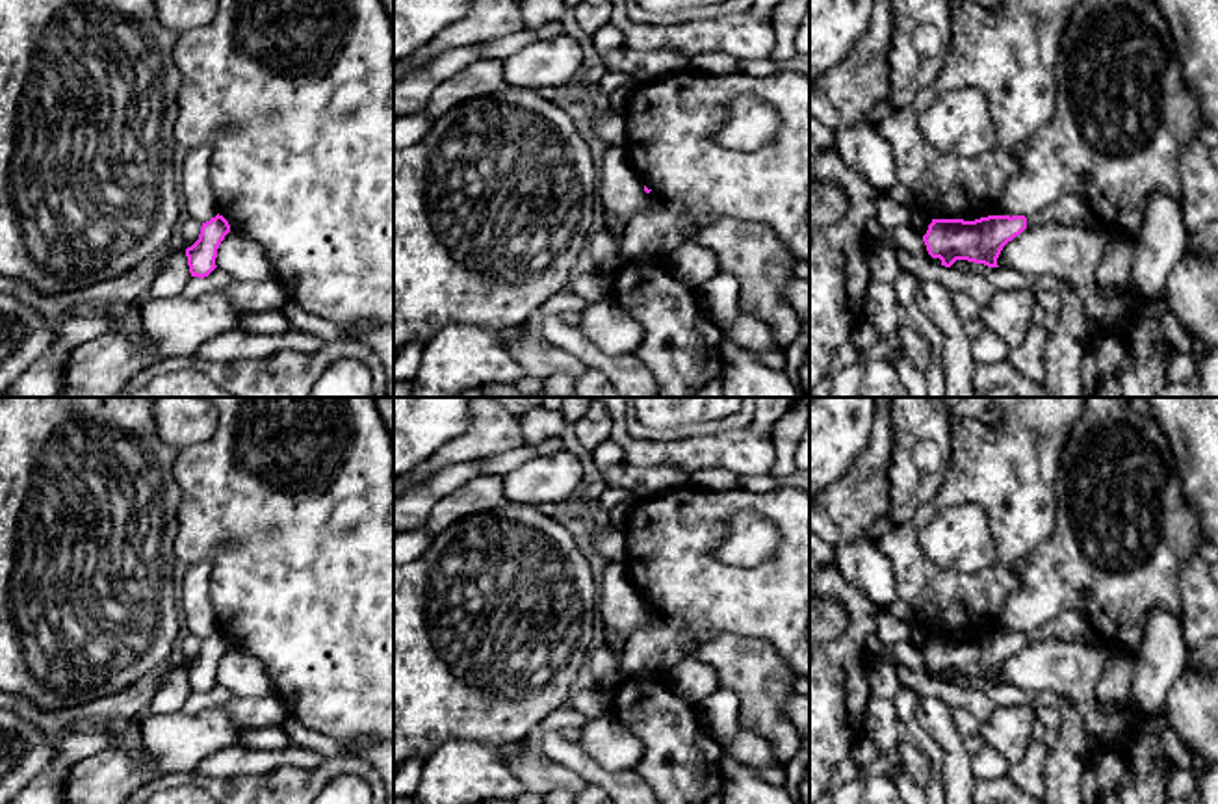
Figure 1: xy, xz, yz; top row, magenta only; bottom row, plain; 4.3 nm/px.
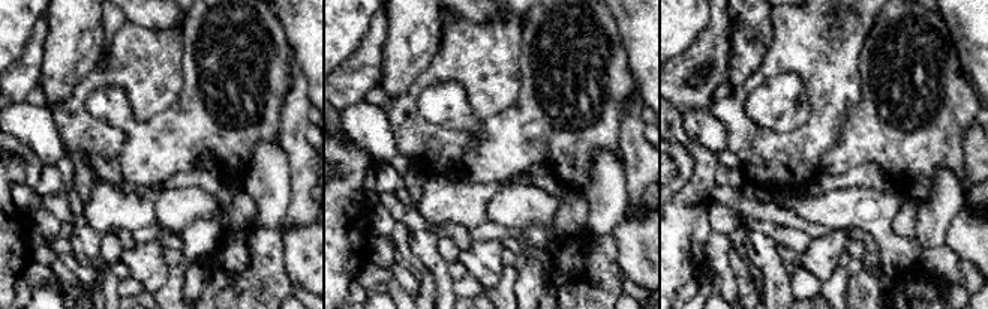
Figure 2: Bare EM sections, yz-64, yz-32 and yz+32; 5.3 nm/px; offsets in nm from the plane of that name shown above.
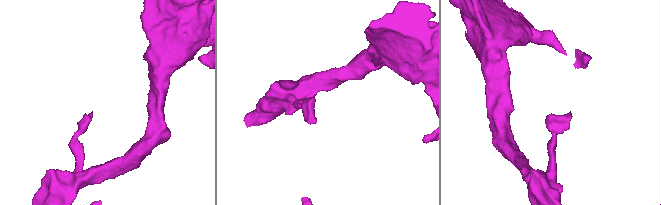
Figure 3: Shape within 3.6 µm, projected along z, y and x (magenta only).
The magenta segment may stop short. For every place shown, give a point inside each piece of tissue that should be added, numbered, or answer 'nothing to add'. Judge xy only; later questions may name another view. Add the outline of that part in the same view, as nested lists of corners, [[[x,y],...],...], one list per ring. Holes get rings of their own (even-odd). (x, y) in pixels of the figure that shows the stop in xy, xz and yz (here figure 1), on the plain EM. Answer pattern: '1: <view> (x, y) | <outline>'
nothing to add

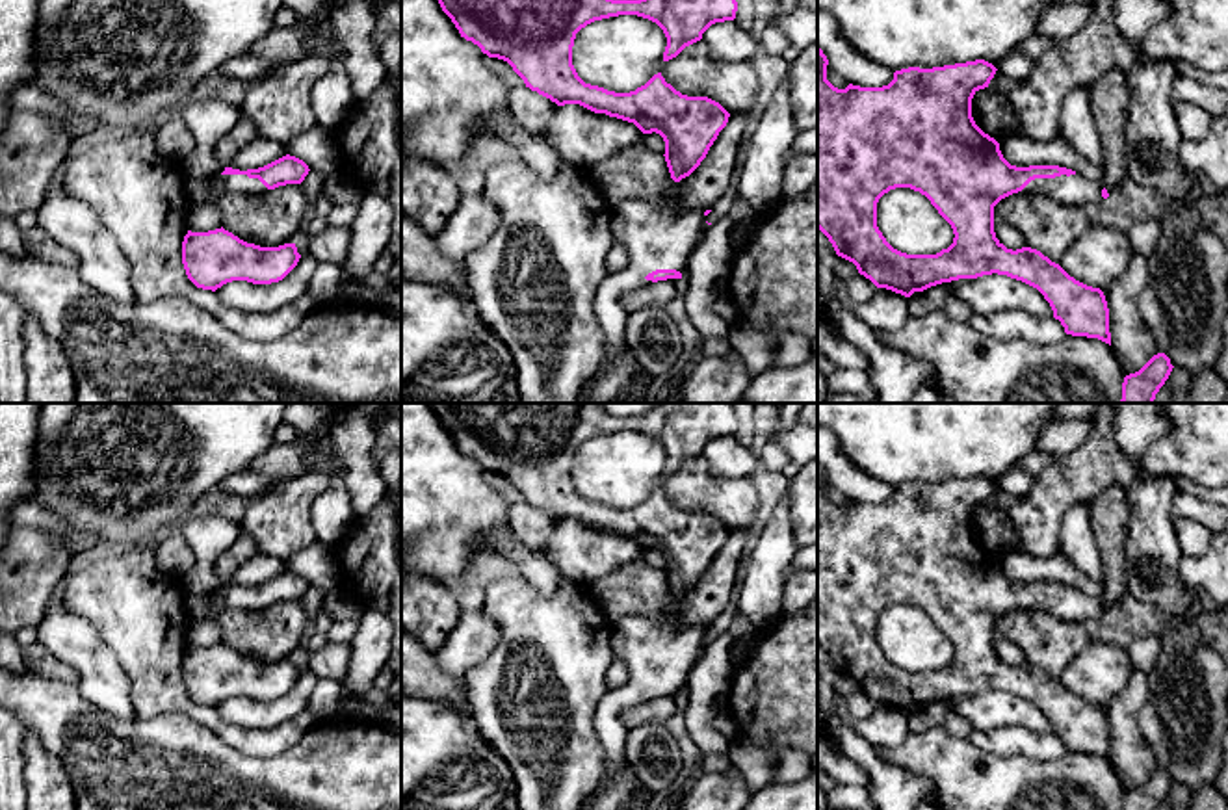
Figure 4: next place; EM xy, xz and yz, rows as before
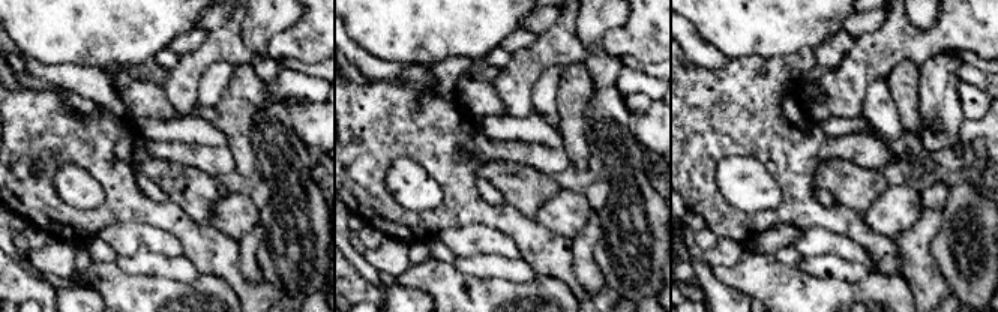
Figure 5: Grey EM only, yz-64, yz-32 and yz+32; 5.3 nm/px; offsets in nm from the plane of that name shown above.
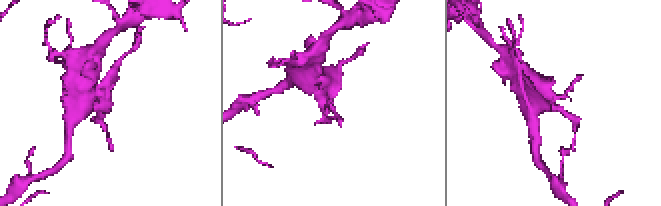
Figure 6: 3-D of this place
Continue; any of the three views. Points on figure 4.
1: yz (1076, 606) | [[[1061,591],[1055,594],[1035,594],[1022,608],[1037,609],[1063,621],[1085,624],[1092,619],[1105,619],[1102,613],[1104,598],[1085,594],[1083,591]]]

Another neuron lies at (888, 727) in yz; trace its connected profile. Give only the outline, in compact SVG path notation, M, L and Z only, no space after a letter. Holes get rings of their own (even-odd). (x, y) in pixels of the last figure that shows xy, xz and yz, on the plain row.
M879 704L869 719L856 721L856 732L873 747L899 747L910 732L908 713Z

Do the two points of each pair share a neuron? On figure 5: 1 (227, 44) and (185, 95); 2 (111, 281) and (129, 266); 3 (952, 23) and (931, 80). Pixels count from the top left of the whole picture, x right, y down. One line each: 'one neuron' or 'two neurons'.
1: one neuron
2: two neurons
3: two neurons

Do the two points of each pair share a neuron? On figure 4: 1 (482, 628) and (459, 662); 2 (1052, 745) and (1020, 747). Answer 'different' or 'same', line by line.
1: same
2: same

